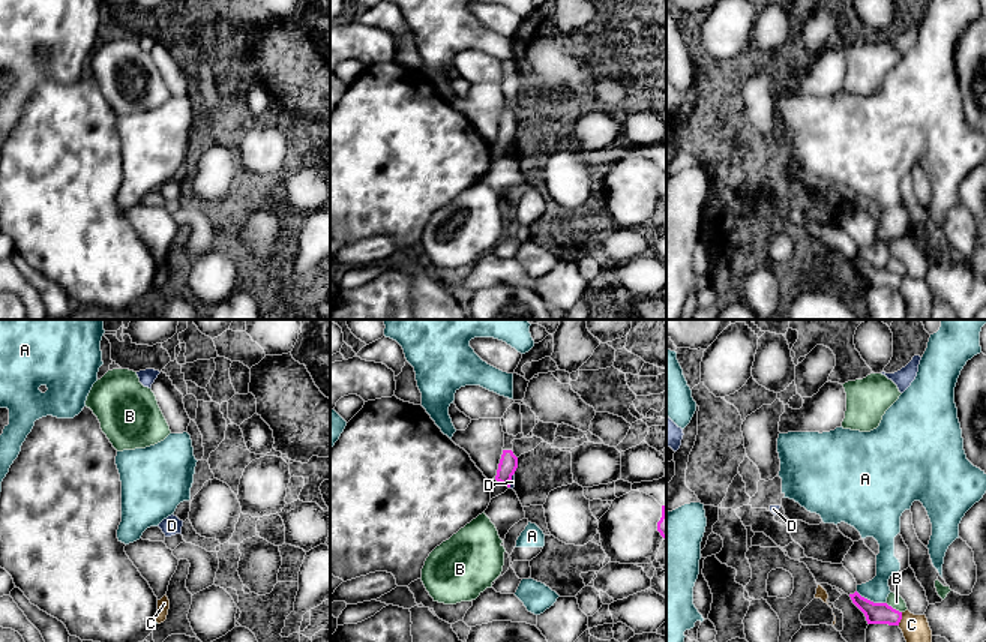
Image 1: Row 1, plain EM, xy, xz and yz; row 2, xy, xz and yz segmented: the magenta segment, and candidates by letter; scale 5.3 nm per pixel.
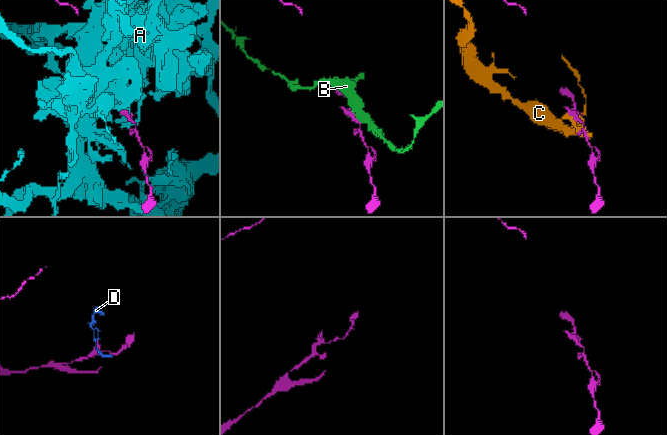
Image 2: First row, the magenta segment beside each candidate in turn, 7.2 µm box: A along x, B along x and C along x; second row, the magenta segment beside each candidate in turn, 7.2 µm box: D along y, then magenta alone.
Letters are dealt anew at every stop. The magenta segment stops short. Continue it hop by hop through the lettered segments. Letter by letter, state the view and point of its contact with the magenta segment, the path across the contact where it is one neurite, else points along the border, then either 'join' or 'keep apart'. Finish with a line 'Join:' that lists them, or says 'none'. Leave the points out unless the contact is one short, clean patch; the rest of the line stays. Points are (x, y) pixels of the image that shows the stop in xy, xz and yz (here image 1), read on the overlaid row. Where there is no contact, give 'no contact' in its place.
A: meets magenta in yz at (869, 600); border along yz (856, 591), (874, 602), (884, 603); keep apart
B: meets magenta in yz at (892, 608); keep apart
C: meets magenta in yz at (901, 618); keep apart
D: meets magenta in xz at (511, 479); border along xz (514, 473), (509, 486); keep apart
Join: none

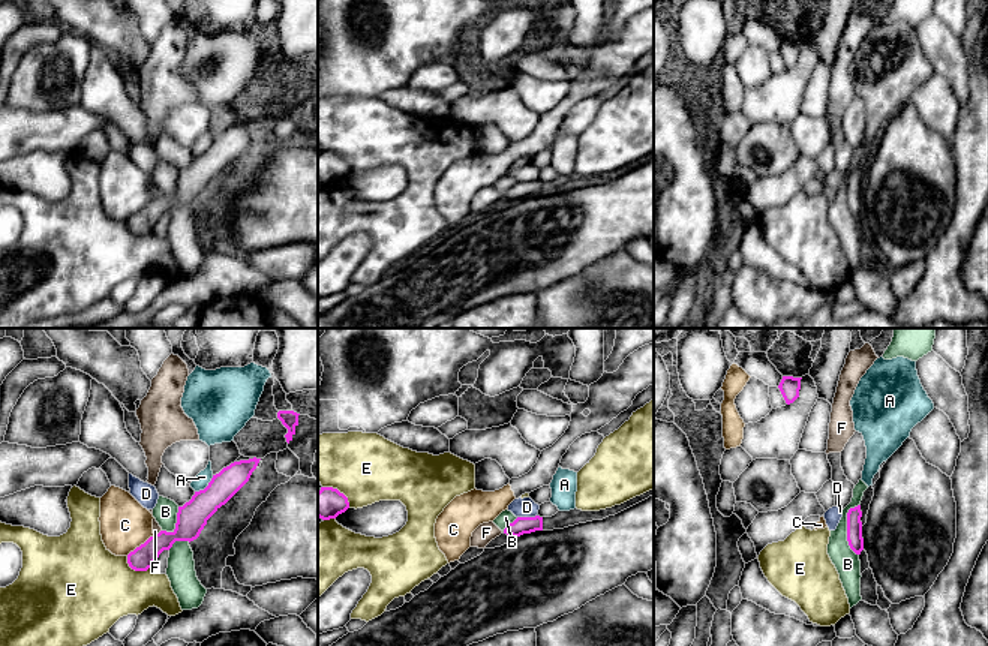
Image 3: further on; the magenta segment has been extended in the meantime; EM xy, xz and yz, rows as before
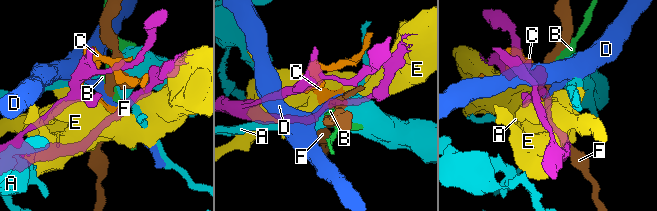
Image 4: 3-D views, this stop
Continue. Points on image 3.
A: meets magenta in xy at (207, 486); border along xy (213, 475), (203, 489), (195, 492); keep apart
B: meets magenta in yz at (847, 528); border along yz (859, 504), (847, 513), (847, 544), (858, 555); keep apart
C: meets magenta in xy at (141, 544); keep apart
D: meets magenta in xz at (526, 517); border along xz (537, 514), (517, 517); keep apart
E: meets magenta in xy at (135, 570); keep apart
F: meets magenta in xy at (159, 532); border along xy (161, 529), (155, 534); keep apart
Join: none

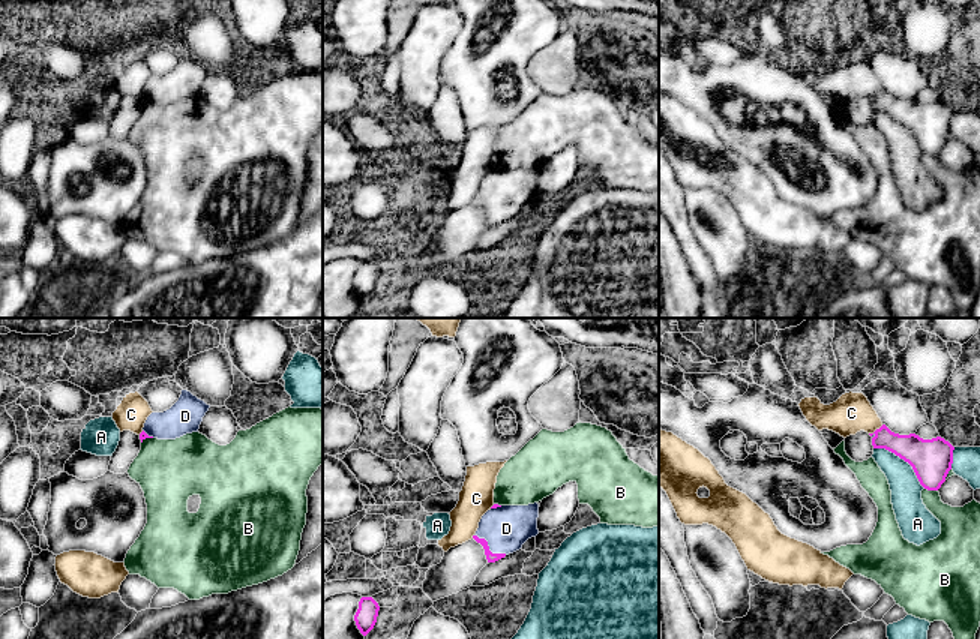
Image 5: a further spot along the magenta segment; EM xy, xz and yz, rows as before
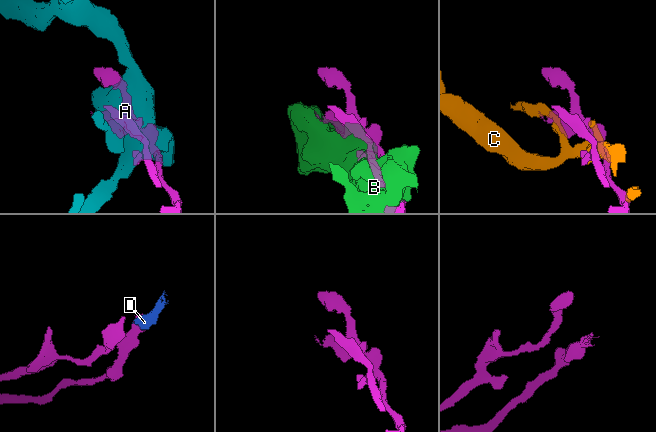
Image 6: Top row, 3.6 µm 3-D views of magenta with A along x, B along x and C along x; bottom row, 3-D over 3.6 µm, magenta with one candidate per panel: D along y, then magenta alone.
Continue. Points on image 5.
A: meets magenta in yz at (904, 459); keep apart
B: meets magenta in yz at (931, 489); keep apart
C: meets magenta in yz at (877, 429); keep apart
D: meets magenta in xz at (488, 548); runs through xz (491, 557), (488, 548), (506, 528); join
Join: D

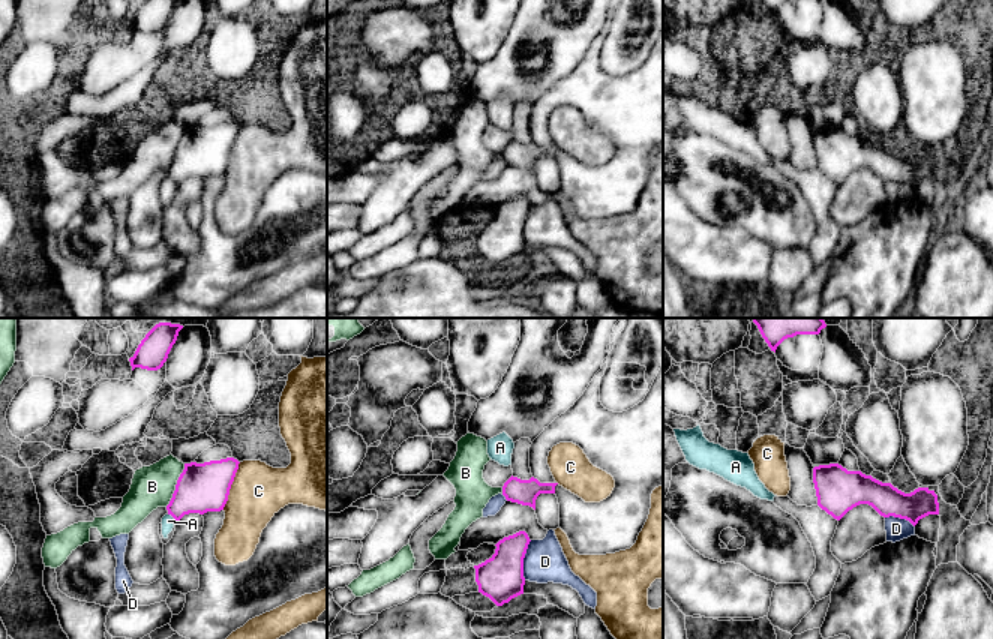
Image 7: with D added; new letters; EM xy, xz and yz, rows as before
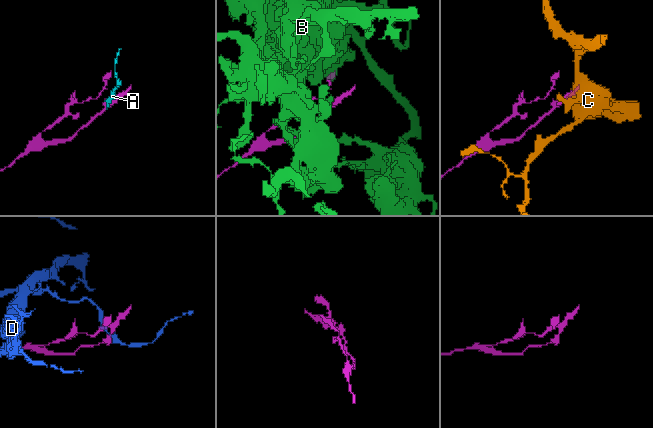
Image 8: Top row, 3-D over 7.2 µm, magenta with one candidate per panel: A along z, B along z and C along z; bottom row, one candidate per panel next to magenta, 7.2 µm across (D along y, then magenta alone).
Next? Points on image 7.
A: meets magenta in xy at (173, 516); border along xy (168, 513), (176, 519); keep apart
B: meets magenta in xy at (176, 485); border along xy (185, 464), (173, 497), (165, 506); keep apart
C: meets magenta in xy at (230, 486); keep apart
D: meets magenta in xz at (522, 560); keep apart
Join: none

